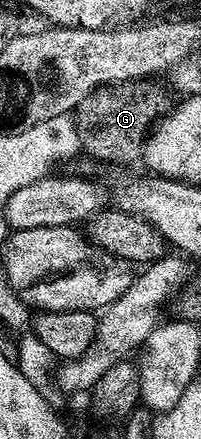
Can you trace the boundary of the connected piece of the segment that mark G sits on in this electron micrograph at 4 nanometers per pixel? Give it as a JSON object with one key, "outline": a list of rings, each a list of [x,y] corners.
{"outline":[[[158,81],[109,83],[88,93],[72,115],[81,150],[104,163],[130,163],[143,154],[151,131],[170,114],[175,103],[171,88],[161,87]]]}

